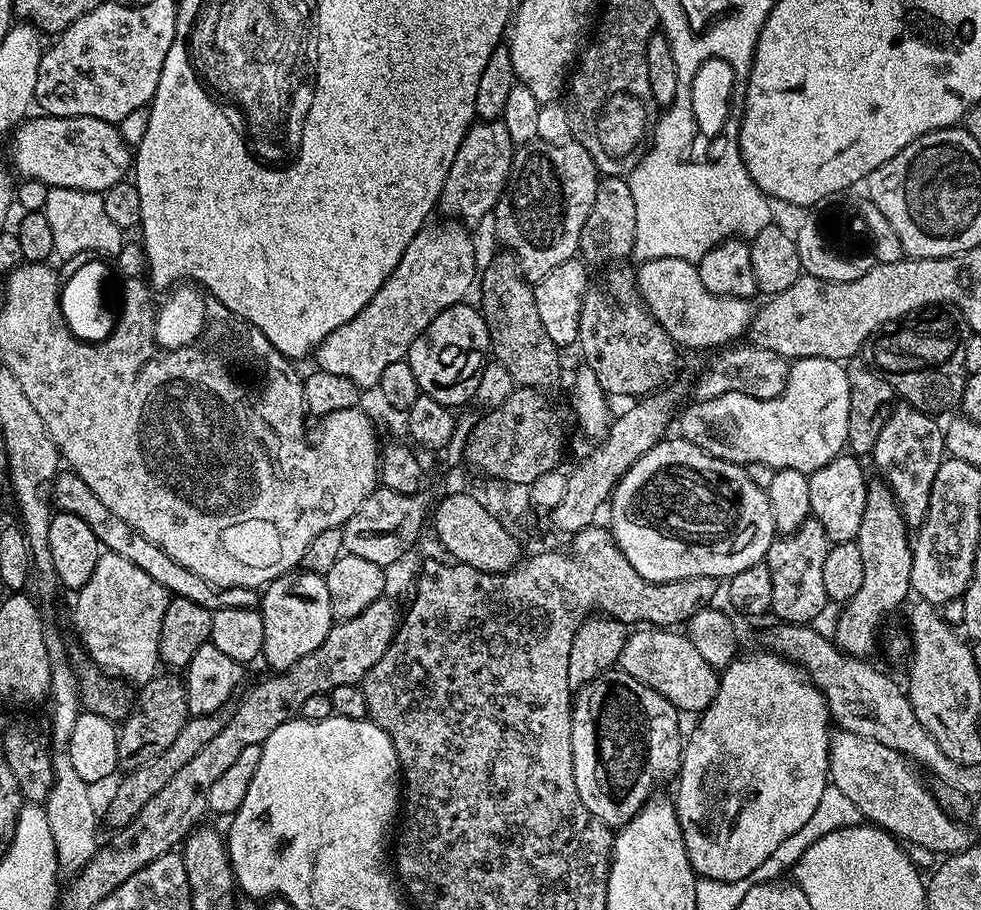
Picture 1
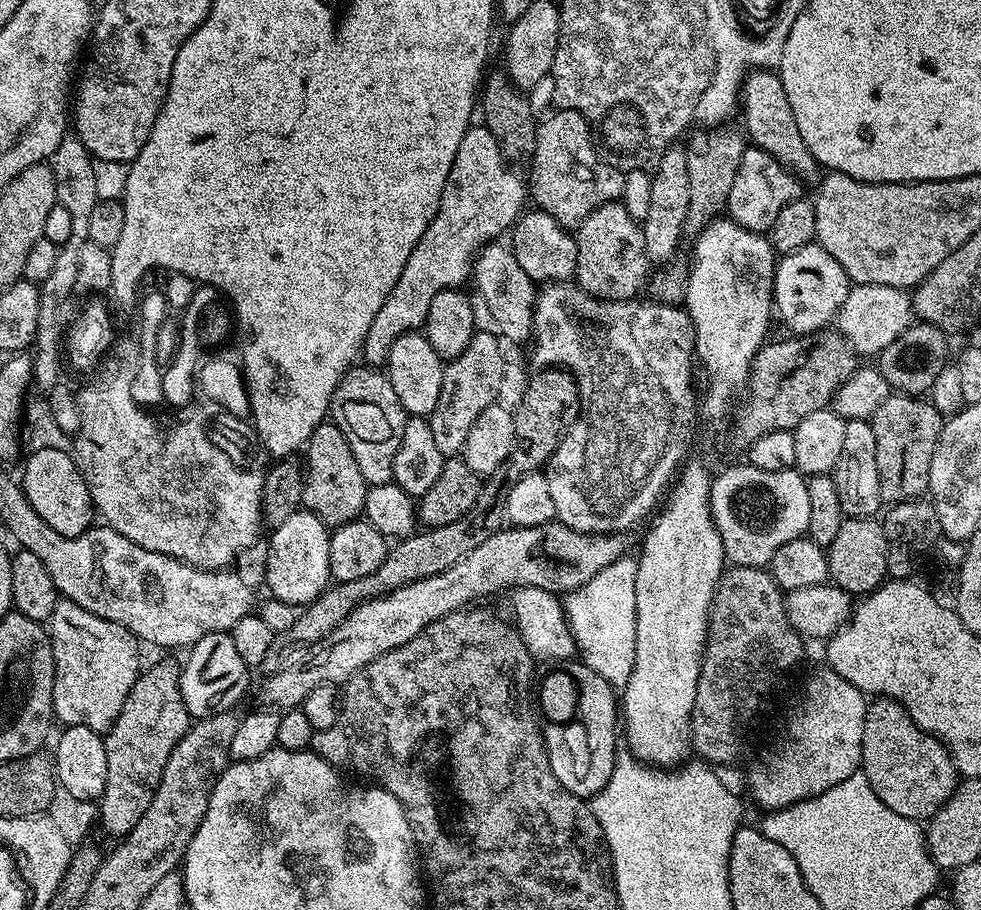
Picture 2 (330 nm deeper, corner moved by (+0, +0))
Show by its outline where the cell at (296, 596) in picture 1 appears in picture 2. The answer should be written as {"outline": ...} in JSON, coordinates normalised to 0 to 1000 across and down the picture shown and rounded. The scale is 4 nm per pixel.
{"outline":[[[313,560],[296,565],[287,578],[276,584],[273,616],[269,620],[269,637],[275,655],[299,666],[313,666],[324,658],[336,642],[335,581]]]}

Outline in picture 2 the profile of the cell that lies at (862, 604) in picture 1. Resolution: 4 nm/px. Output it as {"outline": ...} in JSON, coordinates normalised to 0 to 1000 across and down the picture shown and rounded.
{"outline":[[[893,767],[886,773],[879,802],[877,834],[885,863],[919,899],[945,903],[972,873],[977,860],[975,838],[960,814],[941,804],[914,769]]]}

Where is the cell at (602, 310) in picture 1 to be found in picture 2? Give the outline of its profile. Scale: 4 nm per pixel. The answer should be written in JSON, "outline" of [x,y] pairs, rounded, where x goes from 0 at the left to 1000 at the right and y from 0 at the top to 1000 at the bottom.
{"outline":[[[621,222],[610,226],[591,245],[590,251],[586,252],[585,258],[589,275],[585,308],[593,319],[597,319],[602,325],[609,325],[611,330],[643,330],[651,322],[648,320],[655,312],[657,315],[663,303],[663,291],[659,279],[656,253],[653,243],[642,240],[642,235],[636,230],[635,223]]]}

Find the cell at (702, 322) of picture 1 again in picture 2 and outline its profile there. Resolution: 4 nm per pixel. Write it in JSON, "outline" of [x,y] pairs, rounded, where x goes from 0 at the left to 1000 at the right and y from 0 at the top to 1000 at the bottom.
{"outline":[[[875,312],[865,315],[864,326],[854,344],[854,364],[864,373],[864,379],[878,392],[892,392],[911,371],[915,371],[932,355],[929,324],[911,314]]]}

